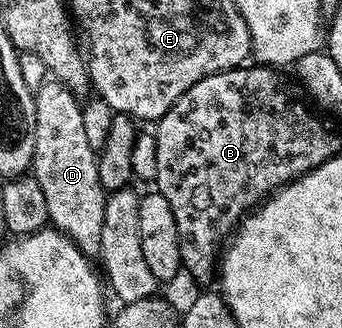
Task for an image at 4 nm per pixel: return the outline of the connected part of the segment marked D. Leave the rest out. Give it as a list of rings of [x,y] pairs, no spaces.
[[[48,79],[34,95],[36,103],[36,151],[32,175],[40,183],[44,191],[44,200],[48,202],[49,224],[59,229],[80,252],[94,259],[100,251],[100,231],[104,231],[104,207],[106,206],[107,190],[103,189],[98,174],[98,153],[88,147],[88,134],[84,132],[84,115],[79,98],[57,79]]]

